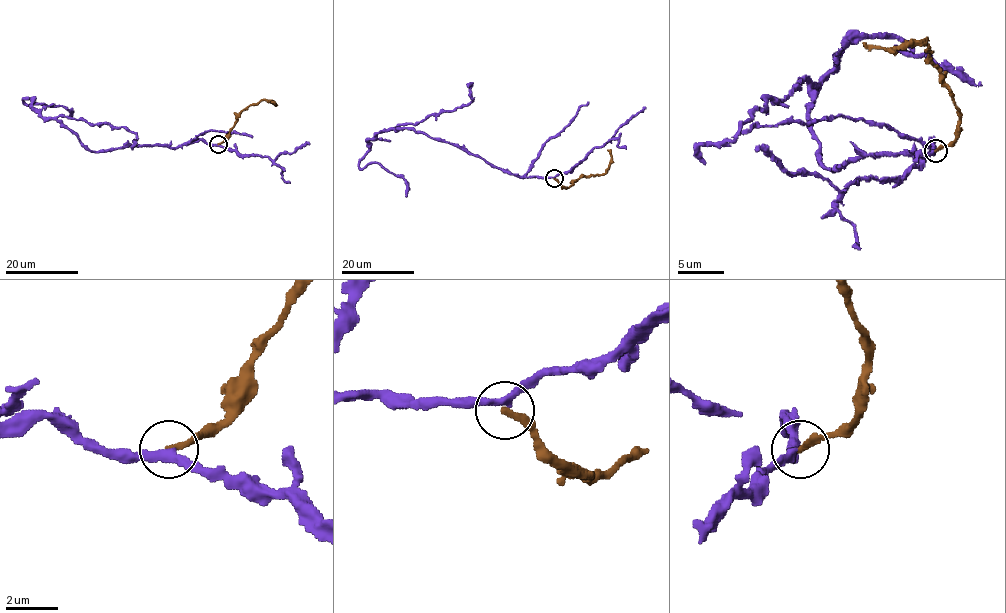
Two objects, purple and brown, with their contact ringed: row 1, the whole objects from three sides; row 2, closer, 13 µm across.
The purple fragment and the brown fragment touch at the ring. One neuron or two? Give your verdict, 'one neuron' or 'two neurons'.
one neuron

